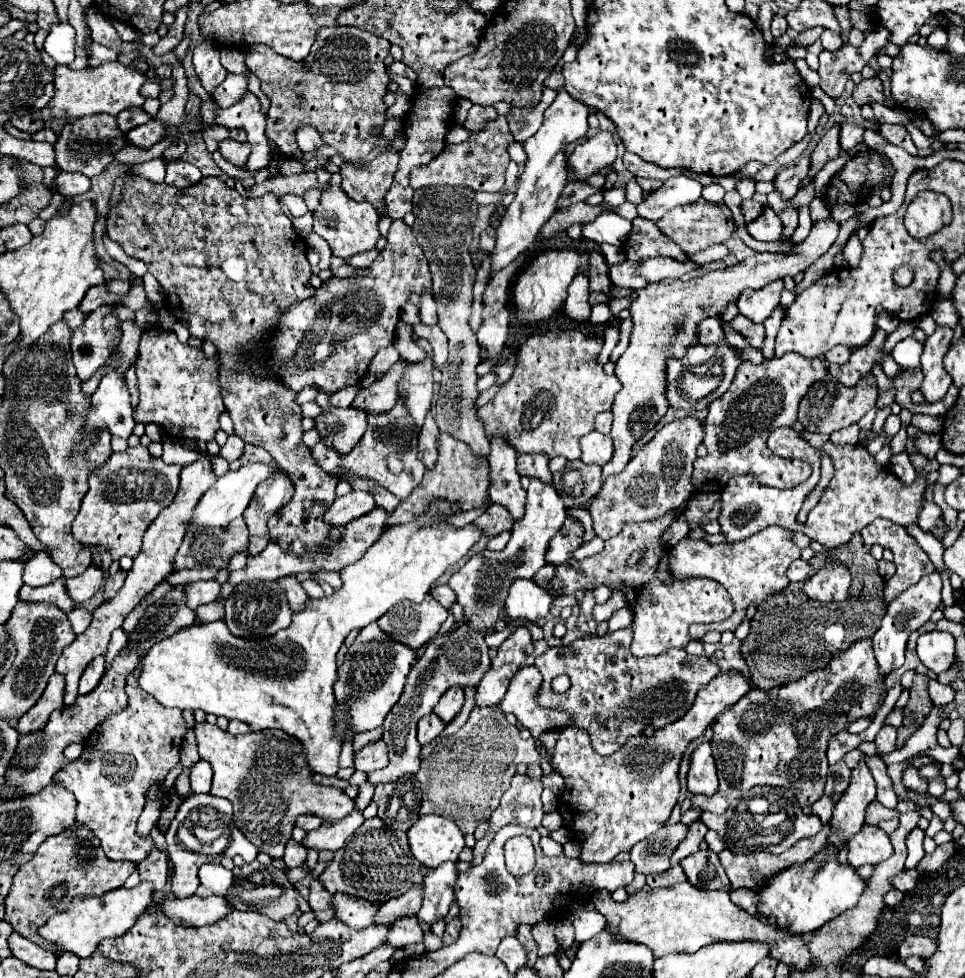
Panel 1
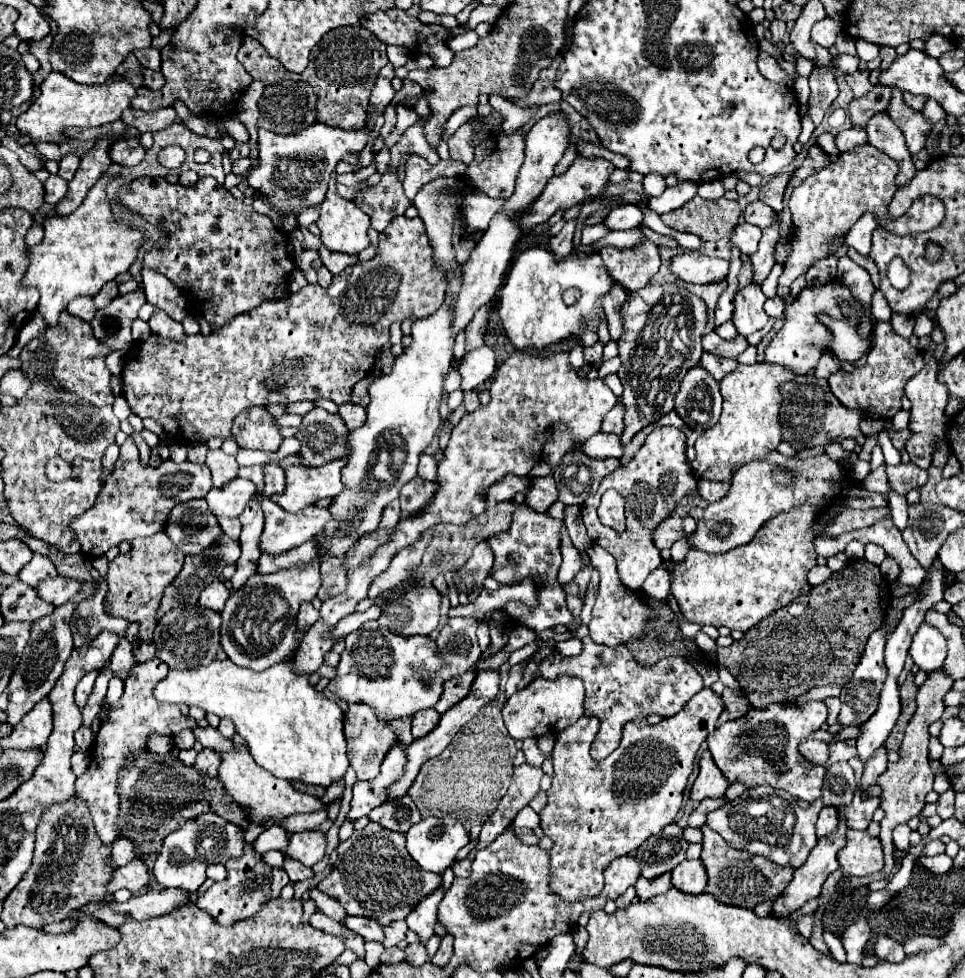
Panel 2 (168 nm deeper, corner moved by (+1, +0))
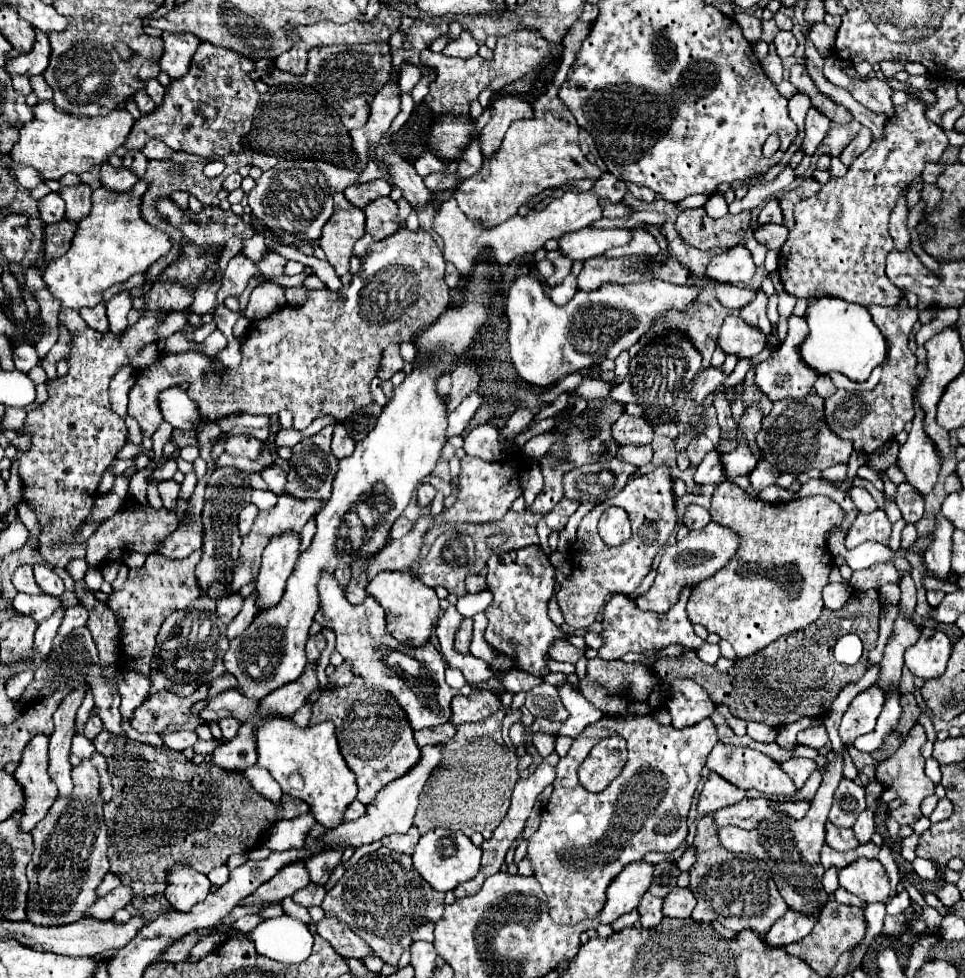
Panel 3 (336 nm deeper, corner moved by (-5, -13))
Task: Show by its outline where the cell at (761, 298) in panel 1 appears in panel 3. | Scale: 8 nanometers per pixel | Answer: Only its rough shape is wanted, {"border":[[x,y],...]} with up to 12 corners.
{"border":[[729,315],[717,345],[725,355],[751,359],[767,337]]}

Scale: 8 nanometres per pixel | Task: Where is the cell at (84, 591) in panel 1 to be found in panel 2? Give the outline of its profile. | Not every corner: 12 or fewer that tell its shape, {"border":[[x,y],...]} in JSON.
{"border":[[65,576],[35,588],[43,600],[59,606],[79,594],[81,580]]}

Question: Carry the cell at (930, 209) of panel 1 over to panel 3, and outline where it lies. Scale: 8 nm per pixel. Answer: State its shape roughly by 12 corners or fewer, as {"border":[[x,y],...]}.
{"border":[[919,101],[795,205],[789,295],[895,307],[889,215],[949,145]]}

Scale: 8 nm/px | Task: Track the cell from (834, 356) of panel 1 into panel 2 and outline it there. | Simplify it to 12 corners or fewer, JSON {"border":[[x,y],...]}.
{"border":[[831,352],[823,354],[815,376],[829,378],[839,370],[839,360]]}

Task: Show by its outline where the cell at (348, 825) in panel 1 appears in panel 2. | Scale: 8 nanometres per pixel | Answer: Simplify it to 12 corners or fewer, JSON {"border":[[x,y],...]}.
{"border":[[325,832],[293,834],[283,854],[313,866],[325,858]]}

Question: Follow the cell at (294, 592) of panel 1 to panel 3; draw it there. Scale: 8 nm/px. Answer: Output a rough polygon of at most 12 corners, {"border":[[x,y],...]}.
{"border":[[323,635],[307,641],[307,661],[317,661],[325,649]]}

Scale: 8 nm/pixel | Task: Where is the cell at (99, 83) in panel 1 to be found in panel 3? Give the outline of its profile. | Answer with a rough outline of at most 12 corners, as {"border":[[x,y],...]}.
{"border":[[51,101],[19,129],[13,163],[59,181],[109,163],[133,117],[59,113]]}

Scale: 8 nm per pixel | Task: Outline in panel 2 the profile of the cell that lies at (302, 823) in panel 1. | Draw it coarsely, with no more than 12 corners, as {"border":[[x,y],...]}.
{"border":[[327,810],[285,818],[281,826],[293,834],[315,830]]}

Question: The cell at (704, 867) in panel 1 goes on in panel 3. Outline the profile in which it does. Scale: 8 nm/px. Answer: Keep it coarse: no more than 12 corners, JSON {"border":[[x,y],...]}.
{"border":[[671,889],[663,899],[663,915],[685,919],[695,907],[695,895]]}

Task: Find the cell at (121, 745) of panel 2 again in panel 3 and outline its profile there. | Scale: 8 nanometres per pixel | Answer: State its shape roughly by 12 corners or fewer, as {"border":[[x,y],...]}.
{"border":[[209,687],[187,697],[151,695],[137,707],[139,733],[197,729],[205,721],[193,707]]}

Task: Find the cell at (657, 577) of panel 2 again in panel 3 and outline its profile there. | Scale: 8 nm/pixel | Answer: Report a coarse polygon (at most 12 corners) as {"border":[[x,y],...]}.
{"border":[[709,523],[665,547],[637,609],[667,613],[733,559],[739,535]]}

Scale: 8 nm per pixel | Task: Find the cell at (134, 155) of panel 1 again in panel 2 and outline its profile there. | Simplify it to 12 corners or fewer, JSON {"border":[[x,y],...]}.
{"border":[[112,163],[69,216],[45,220],[23,286],[55,326],[69,300],[127,272],[143,244],[115,222]]}

